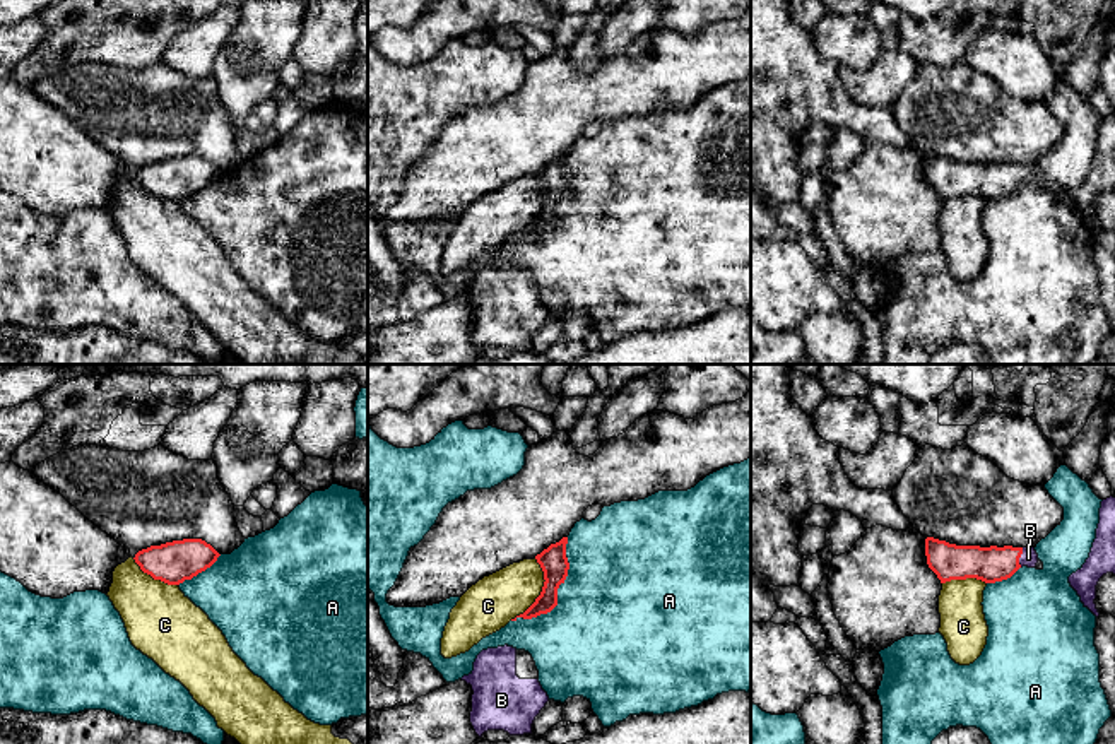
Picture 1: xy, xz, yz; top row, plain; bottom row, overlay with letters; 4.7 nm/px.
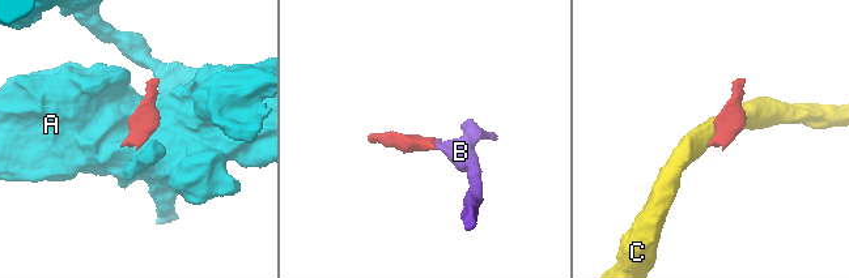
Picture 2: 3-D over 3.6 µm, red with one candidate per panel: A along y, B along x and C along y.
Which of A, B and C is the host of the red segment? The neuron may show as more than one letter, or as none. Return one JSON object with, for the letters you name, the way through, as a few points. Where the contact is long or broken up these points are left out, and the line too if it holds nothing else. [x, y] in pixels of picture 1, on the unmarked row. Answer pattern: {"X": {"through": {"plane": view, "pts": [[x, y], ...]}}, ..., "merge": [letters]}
{"B": {"through": {"plane": "yz", "pts": [[991, 182], [1020, 173], [1028, 175]]}}, "merge": ["B"]}

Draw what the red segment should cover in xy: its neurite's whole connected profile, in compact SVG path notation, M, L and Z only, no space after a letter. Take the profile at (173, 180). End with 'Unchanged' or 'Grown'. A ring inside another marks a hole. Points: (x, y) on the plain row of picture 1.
M183 156L142 166L133 176L154 197L180 202L210 185L219 173L202 156Z. Unchanged

